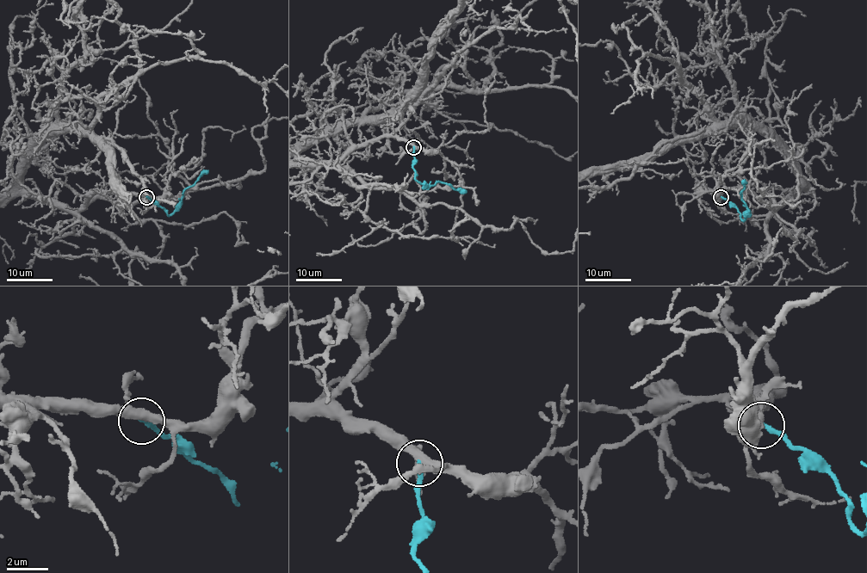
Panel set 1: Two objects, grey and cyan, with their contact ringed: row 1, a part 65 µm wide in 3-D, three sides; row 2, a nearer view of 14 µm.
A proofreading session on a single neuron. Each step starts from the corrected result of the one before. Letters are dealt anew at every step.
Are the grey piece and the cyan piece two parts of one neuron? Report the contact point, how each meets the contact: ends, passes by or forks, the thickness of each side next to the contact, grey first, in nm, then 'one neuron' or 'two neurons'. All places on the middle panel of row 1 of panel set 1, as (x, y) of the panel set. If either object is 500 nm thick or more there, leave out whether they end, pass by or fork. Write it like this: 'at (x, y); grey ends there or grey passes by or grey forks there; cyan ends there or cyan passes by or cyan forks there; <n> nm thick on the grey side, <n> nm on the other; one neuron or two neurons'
at (413, 147); grey forks there; cyan ends there; 360 nm thick on the grey side, 220 nm on the other; two neurons

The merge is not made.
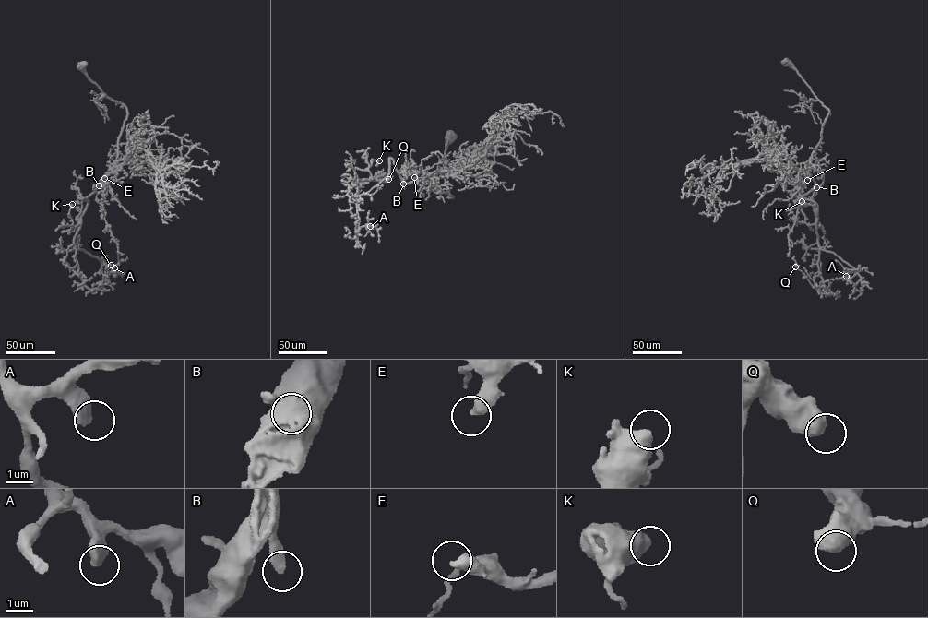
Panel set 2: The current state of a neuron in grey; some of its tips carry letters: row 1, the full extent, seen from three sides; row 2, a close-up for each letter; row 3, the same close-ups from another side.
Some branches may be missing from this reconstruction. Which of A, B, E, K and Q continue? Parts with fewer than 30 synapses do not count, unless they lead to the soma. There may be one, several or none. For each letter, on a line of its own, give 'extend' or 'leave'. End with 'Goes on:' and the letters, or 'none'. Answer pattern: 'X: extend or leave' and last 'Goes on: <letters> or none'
A: leave
B: leave
E: extend
K: leave
Q: leave
Goes on: E

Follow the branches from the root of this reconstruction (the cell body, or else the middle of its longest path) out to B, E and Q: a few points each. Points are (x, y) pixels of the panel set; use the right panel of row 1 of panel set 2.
B: (787, 63), (829, 112), (821, 139), (809, 165), (803, 170), (816, 187)
E: (787, 63), (829, 112), (821, 139), (809, 165), (803, 170), (807, 180)
Q: (787, 63), (829, 112), (803, 170), (815, 185), (795, 196), (815, 204), (823, 291), (795, 267)

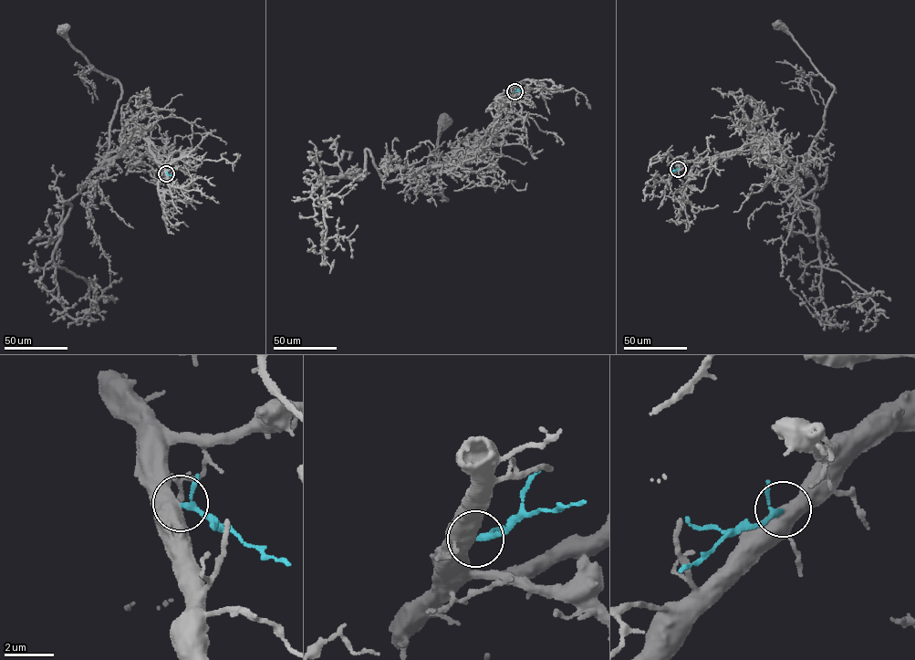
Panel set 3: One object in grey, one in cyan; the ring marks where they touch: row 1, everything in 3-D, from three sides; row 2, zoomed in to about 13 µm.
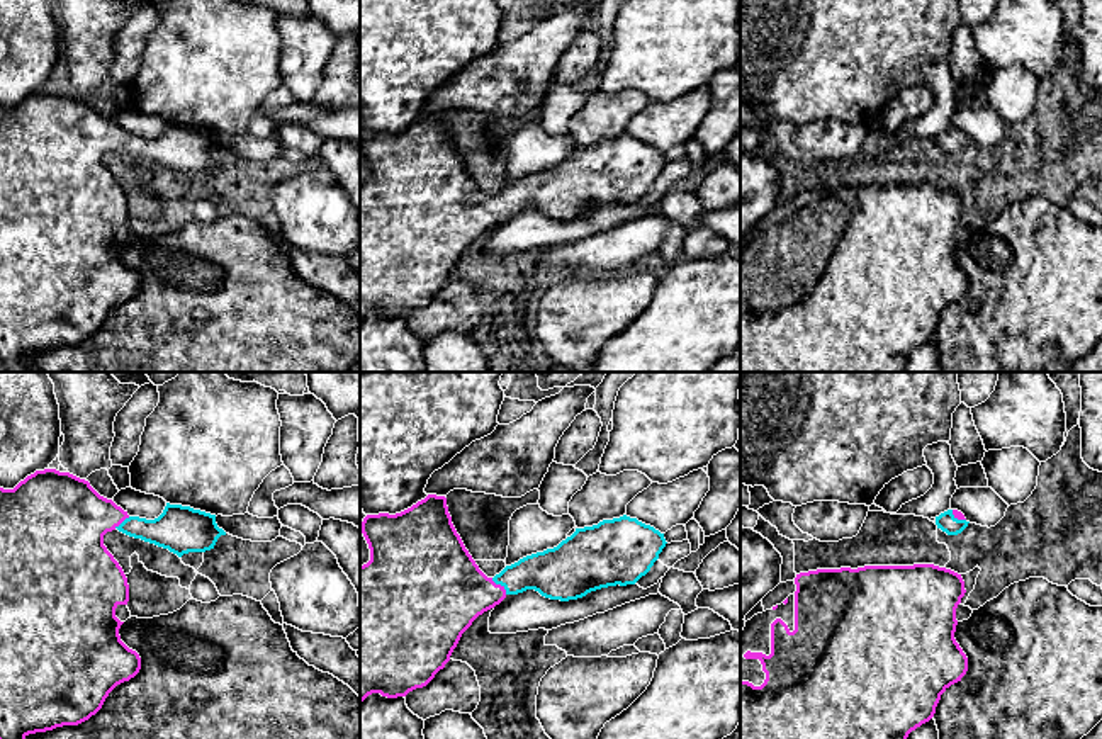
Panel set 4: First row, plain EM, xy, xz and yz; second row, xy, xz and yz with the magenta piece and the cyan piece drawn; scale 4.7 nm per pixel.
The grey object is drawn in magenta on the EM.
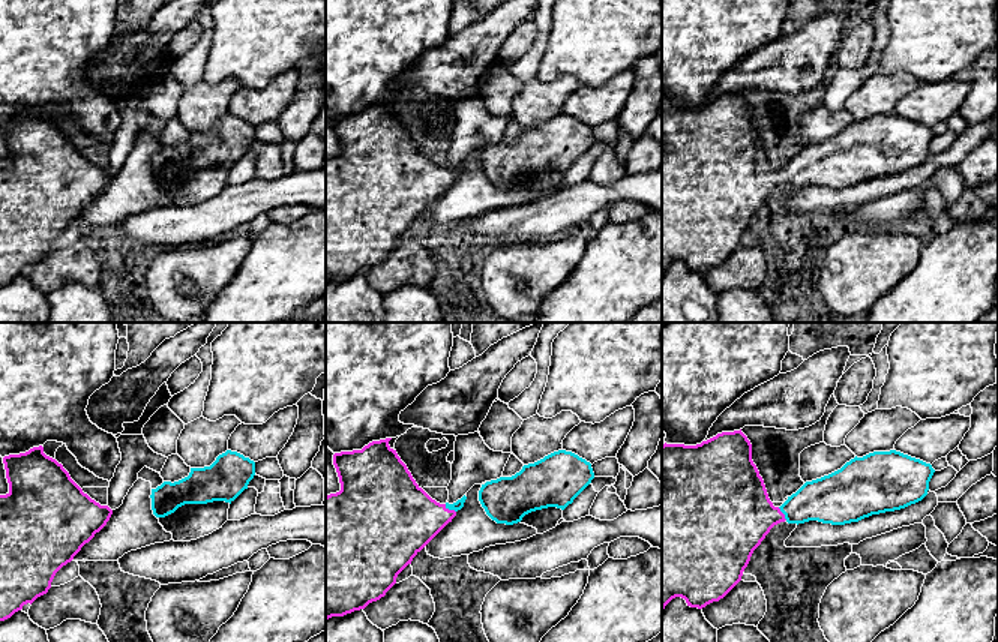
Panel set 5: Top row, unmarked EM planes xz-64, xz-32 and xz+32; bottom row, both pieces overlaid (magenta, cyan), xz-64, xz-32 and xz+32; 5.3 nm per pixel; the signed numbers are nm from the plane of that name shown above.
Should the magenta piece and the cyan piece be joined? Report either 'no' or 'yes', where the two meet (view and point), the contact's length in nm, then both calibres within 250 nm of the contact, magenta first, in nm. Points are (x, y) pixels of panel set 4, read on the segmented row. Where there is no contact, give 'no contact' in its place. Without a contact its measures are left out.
yes | xz (500, 585) | 110 nm | 360/220 nm

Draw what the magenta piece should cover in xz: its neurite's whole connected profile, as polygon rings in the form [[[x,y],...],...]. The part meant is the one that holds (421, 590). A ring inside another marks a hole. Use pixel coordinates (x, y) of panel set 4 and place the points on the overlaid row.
[[[436,494],[396,515],[367,515],[362,533],[370,561],[360,566],[360,703],[372,693],[397,698],[426,686],[450,661],[472,622],[508,595],[535,590],[545,598],[569,601],[601,588],[635,584],[667,544],[654,527],[623,515],[576,528],[557,547],[487,578],[457,533],[447,498]]]

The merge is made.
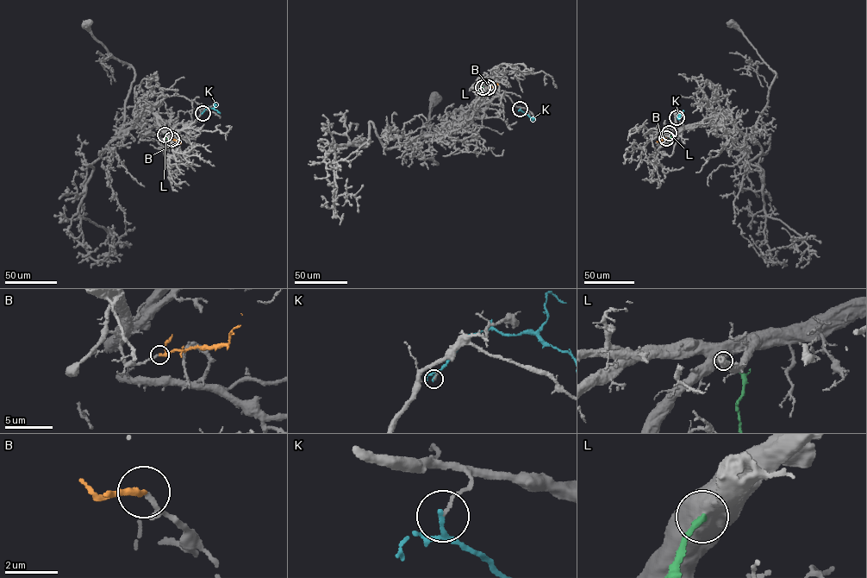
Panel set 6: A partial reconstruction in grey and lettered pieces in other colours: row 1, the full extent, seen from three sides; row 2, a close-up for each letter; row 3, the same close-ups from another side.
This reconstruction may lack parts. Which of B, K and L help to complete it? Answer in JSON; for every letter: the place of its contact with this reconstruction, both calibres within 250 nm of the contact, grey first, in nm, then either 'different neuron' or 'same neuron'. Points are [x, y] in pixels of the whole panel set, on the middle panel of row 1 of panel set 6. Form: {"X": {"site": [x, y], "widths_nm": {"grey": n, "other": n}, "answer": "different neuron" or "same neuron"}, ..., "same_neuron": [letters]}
{"B": {"site": [488, 87], "widths_nm": {"grey": 170, "other": 170}, "answer": "same neuron"}, "K": {"site": [520, 109], "widths_nm": {"grey": 90, "other": 110}, "answer": "different neuron"}, "L": {"site": [483, 87], "widths_nm": {"grey": 750, "other": 220}, "answer": "different neuron"}, "same_neuron": ["B"]}

